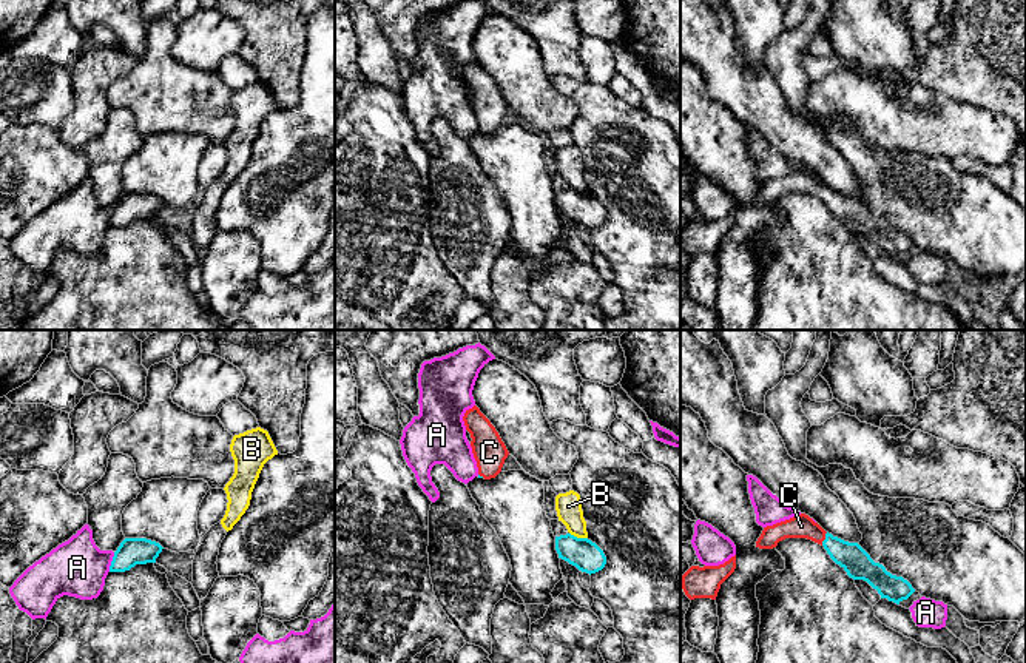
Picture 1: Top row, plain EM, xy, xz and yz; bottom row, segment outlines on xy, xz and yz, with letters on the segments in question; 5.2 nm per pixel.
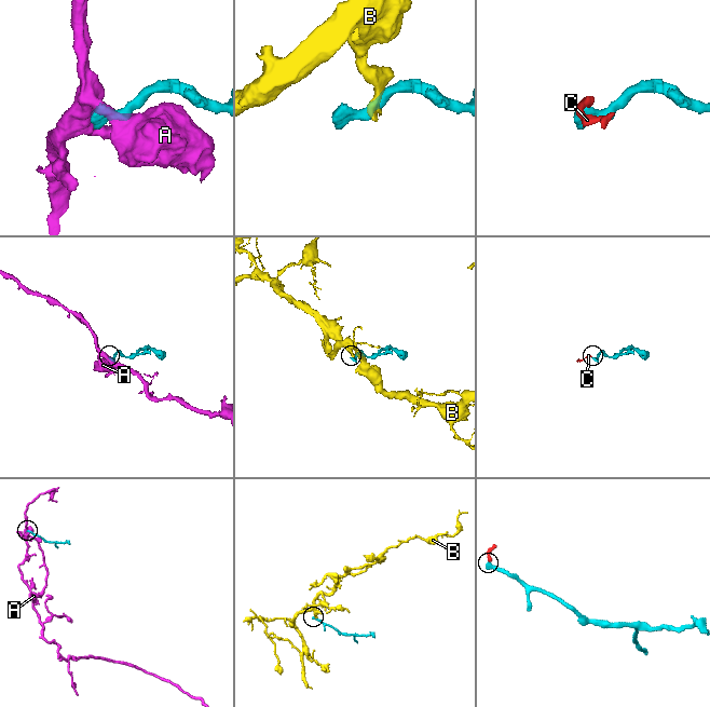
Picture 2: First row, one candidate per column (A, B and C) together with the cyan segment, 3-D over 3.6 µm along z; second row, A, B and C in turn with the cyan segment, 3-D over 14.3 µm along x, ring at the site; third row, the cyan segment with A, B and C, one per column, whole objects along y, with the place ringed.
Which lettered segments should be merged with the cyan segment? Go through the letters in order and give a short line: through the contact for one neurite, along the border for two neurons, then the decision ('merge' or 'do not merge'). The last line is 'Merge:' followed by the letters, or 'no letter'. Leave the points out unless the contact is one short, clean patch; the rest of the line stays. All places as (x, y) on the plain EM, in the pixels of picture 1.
A: do not merge
B: xz (570, 187), (587, 193) | do not merge
C: yz (858, 219), (826, 193), (801, 181) | merge
Merge: C

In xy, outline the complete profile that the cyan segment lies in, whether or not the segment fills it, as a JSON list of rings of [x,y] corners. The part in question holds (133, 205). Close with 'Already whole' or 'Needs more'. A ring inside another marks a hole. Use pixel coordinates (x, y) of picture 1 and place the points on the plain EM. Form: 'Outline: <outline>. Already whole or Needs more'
Outline: [[[125,193],[114,207],[110,227],[125,227],[136,219],[156,217],[162,200],[147,193]]]. Already whole

